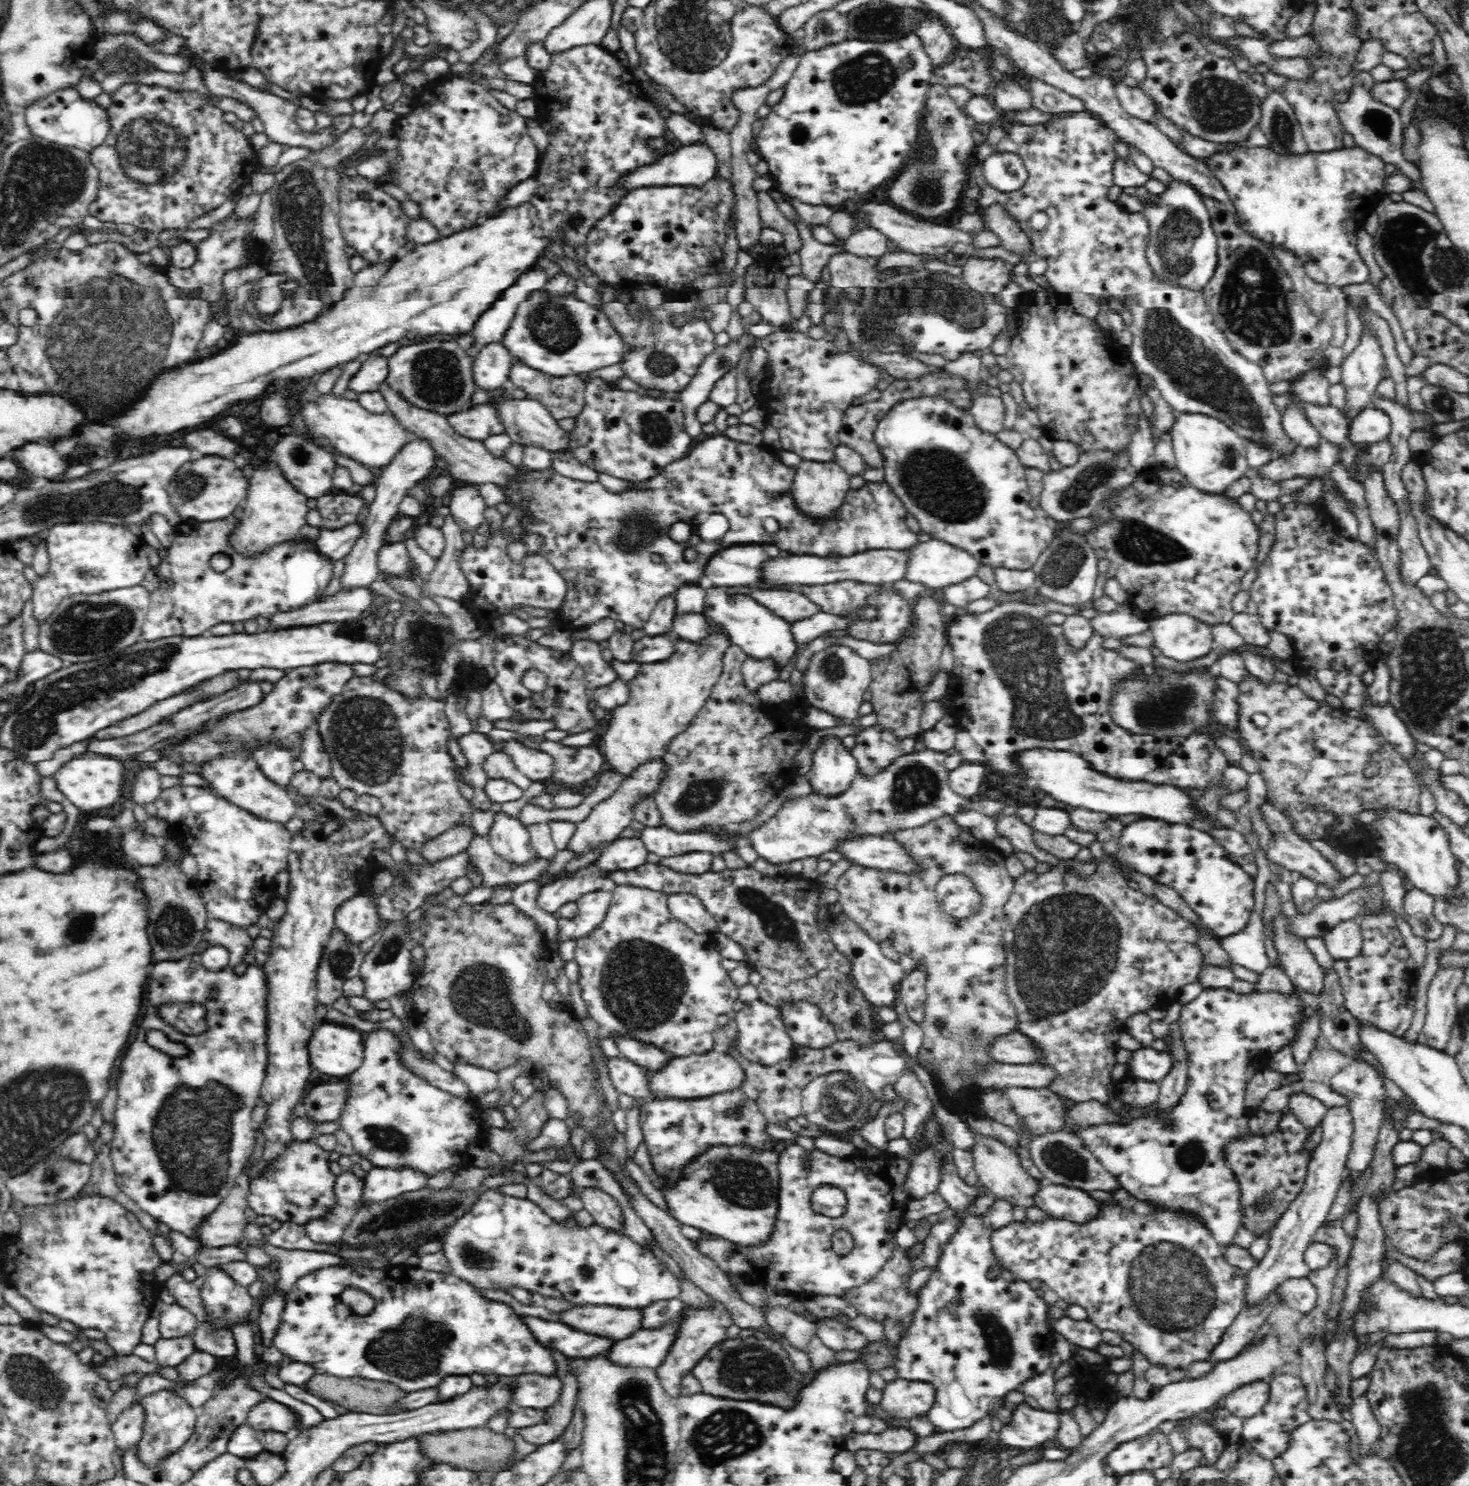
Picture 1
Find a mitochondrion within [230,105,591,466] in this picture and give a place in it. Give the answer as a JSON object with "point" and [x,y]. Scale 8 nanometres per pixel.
{"point":[300,210]}

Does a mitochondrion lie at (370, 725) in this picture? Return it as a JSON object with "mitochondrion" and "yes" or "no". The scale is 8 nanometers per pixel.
{"mitochondrion":"yes"}

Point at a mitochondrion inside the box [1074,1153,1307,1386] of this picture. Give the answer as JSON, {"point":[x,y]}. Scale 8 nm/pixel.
{"point":[1169,1286]}

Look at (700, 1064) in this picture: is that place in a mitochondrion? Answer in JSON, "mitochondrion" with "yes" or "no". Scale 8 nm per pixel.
{"mitochondrion":"no"}

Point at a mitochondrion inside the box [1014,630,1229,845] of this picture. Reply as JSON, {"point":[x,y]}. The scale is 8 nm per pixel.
{"point":[1168,705]}

